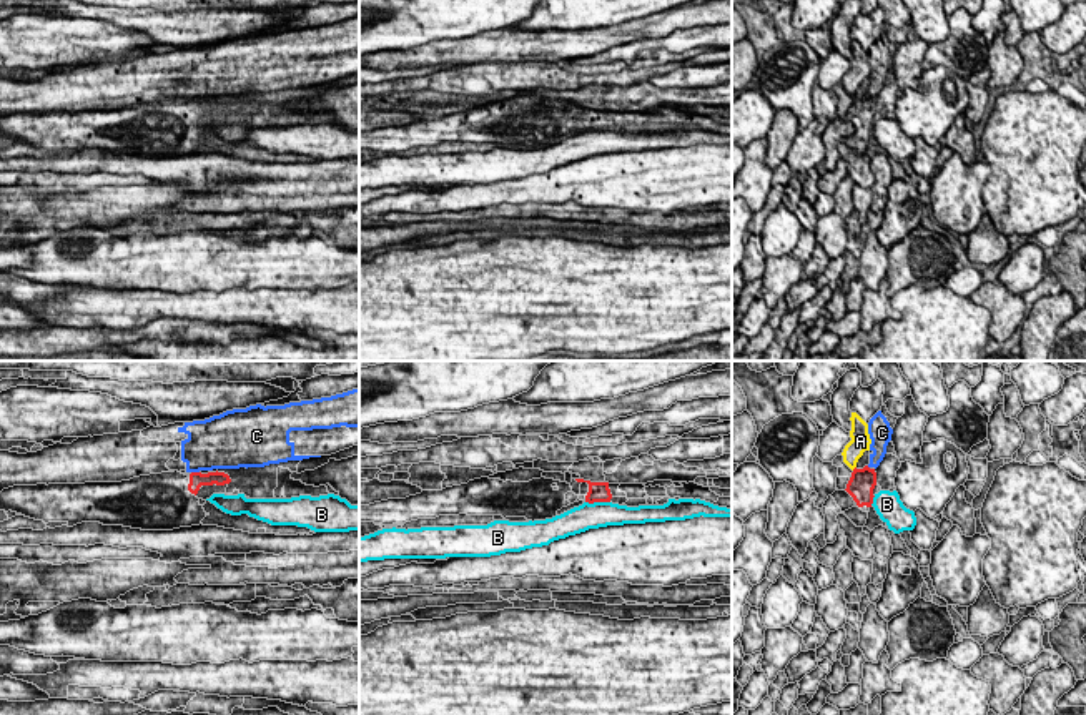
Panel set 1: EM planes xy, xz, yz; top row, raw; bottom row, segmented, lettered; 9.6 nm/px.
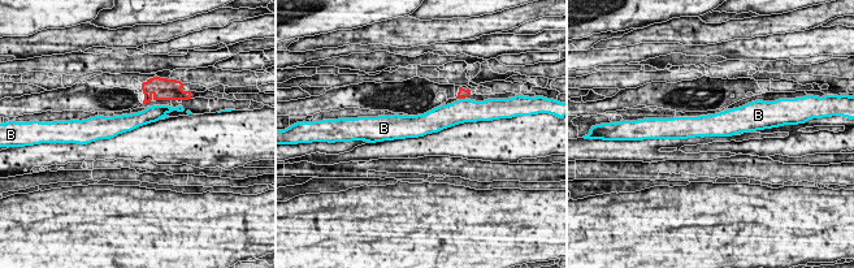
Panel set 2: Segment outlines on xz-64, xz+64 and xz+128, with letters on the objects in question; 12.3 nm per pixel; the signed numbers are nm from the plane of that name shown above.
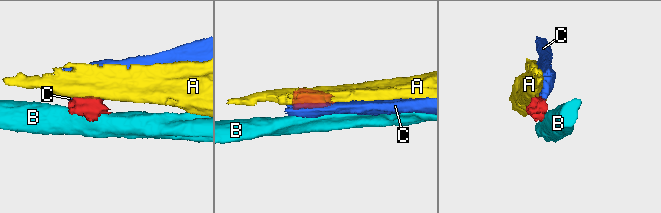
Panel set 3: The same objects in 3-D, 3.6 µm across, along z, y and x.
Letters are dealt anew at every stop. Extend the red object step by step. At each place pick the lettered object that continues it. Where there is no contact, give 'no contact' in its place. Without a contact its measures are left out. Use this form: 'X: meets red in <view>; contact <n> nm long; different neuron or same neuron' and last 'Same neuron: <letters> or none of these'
A: no contact; different neuron
B: meets red in xz; contact 240 nm long; different neuron
C: meets red in xy; contact 80 nm long; different neuron
Same neuron: none of these

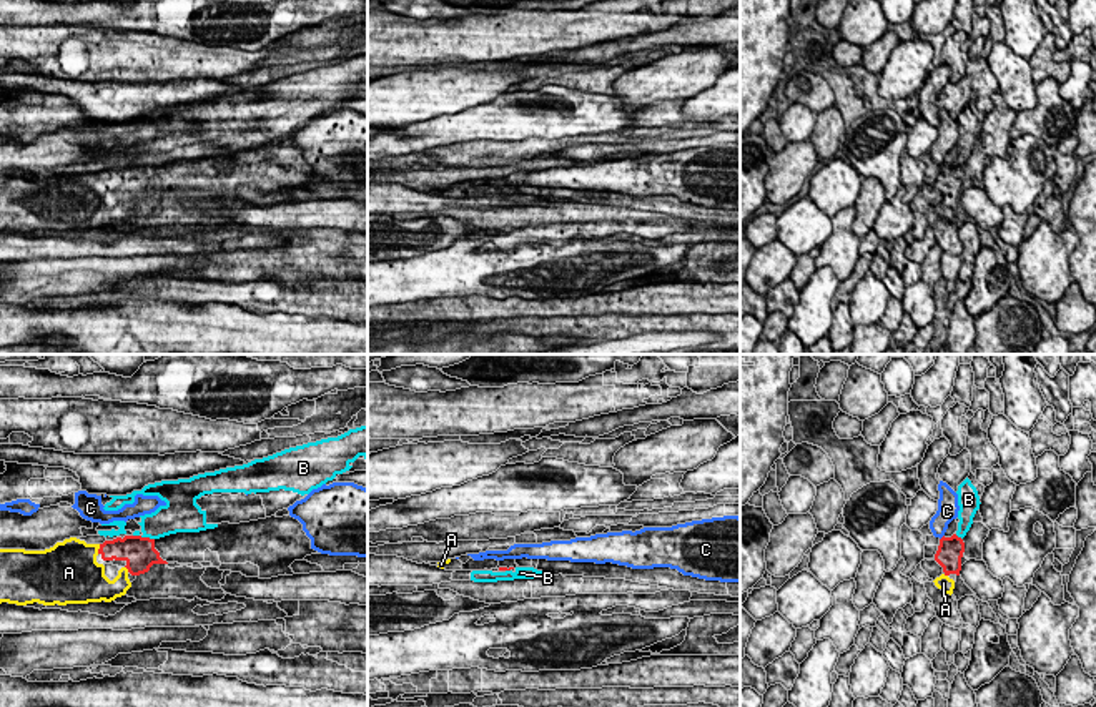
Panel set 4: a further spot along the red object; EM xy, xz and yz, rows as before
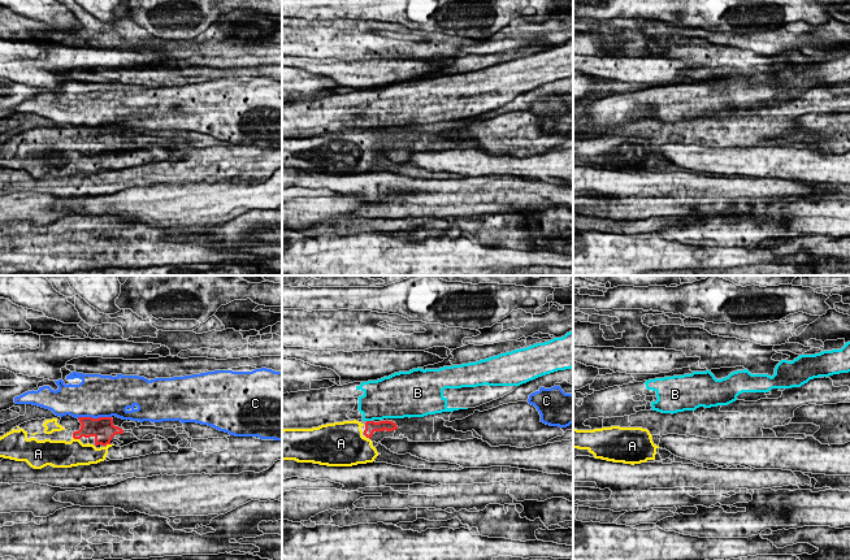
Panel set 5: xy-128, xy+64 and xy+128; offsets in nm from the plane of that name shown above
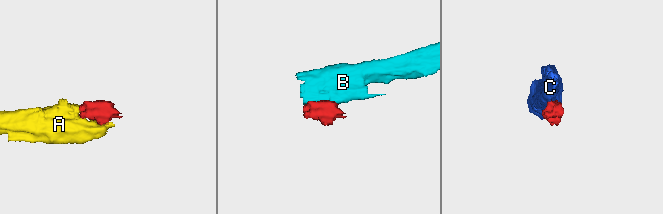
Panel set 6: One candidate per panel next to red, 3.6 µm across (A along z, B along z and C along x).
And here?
A: meets red in xy; contact 100 nm long; same neuron
B: meets red in xy; contact 220 nm long; different neuron
C: meets red in yz; contact 70 nm long; different neuron
Same neuron: A

